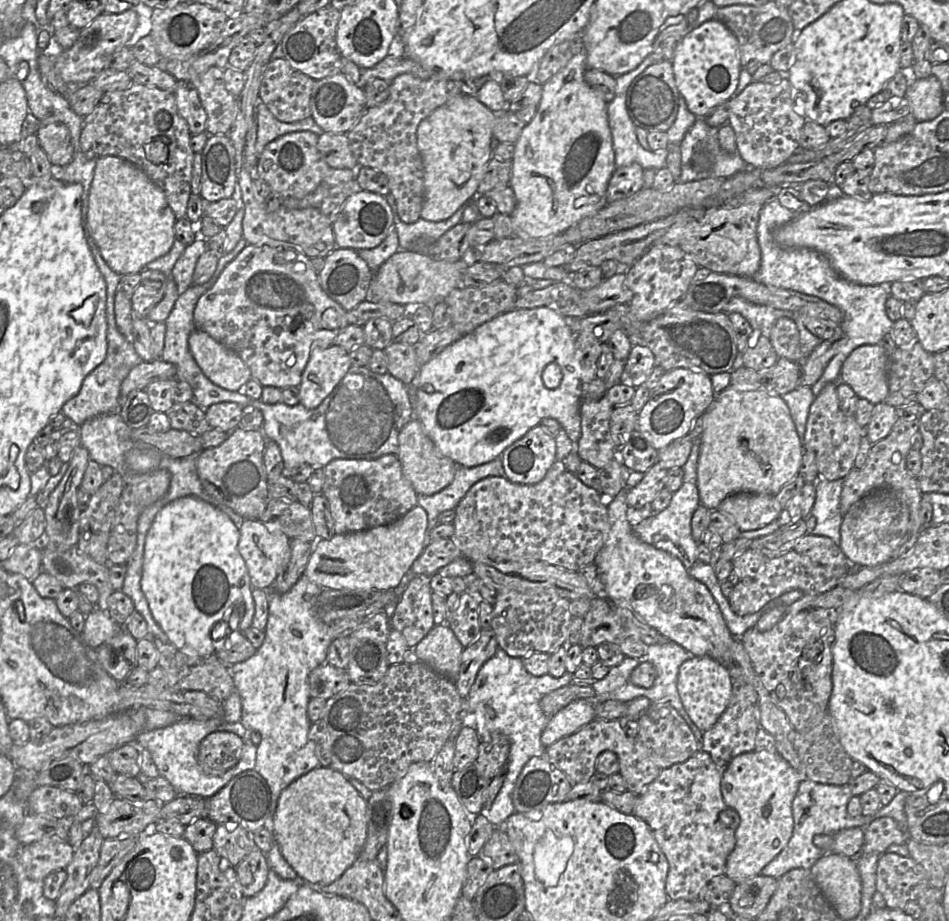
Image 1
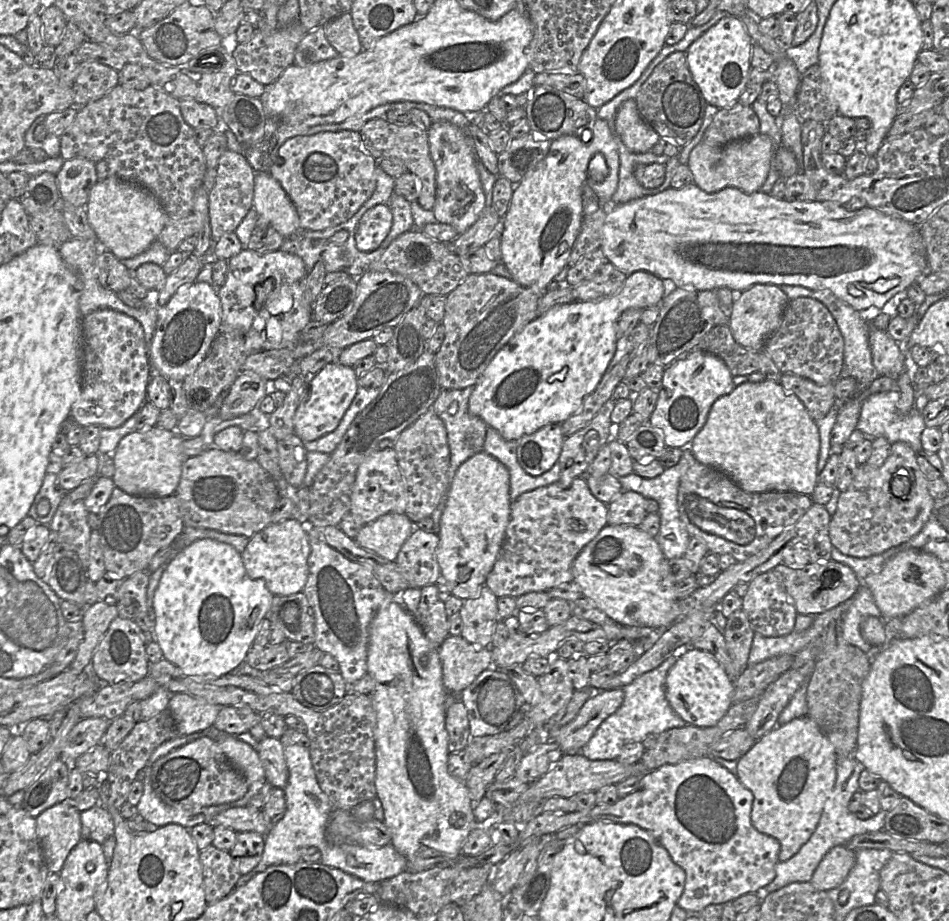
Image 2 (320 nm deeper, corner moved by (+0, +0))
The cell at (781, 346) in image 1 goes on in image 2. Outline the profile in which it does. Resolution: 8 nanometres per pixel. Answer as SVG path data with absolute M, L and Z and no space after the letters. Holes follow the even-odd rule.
M810 297L789 300L779 328L767 339L763 350L782 373L807 378L818 385L840 378L844 364L844 340L826 306Z

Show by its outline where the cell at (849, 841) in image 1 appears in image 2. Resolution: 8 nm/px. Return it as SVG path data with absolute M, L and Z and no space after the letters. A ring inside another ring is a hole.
M845 845L830 849L816 868L811 883L829 891L841 885L856 862L855 851Z

